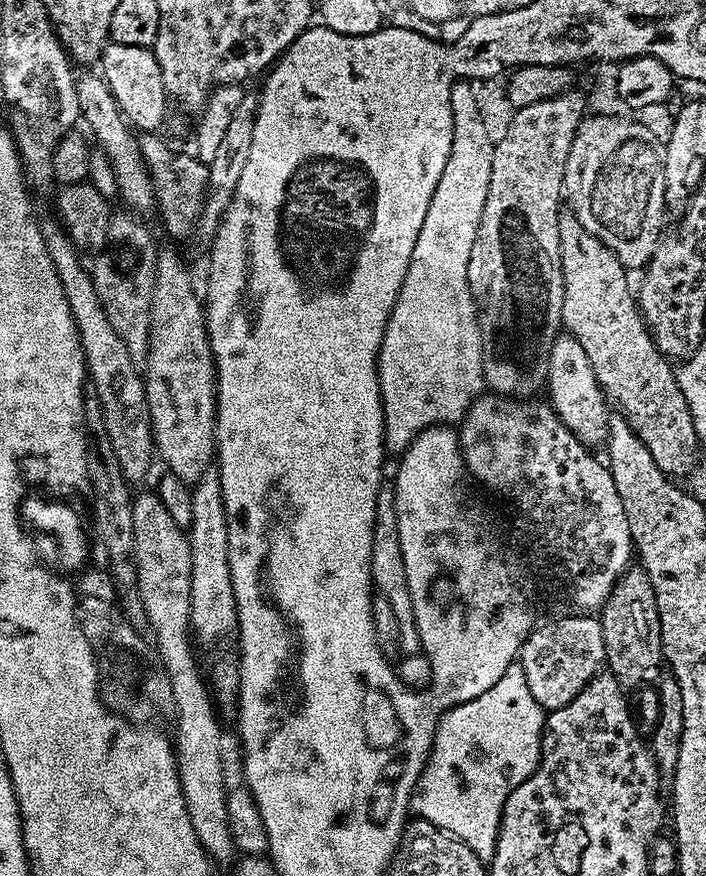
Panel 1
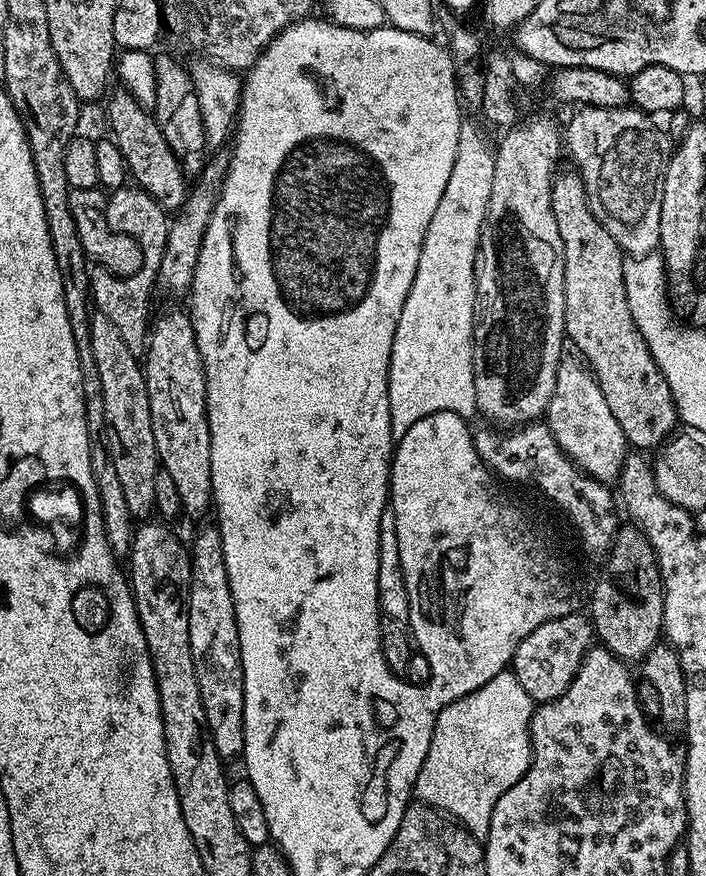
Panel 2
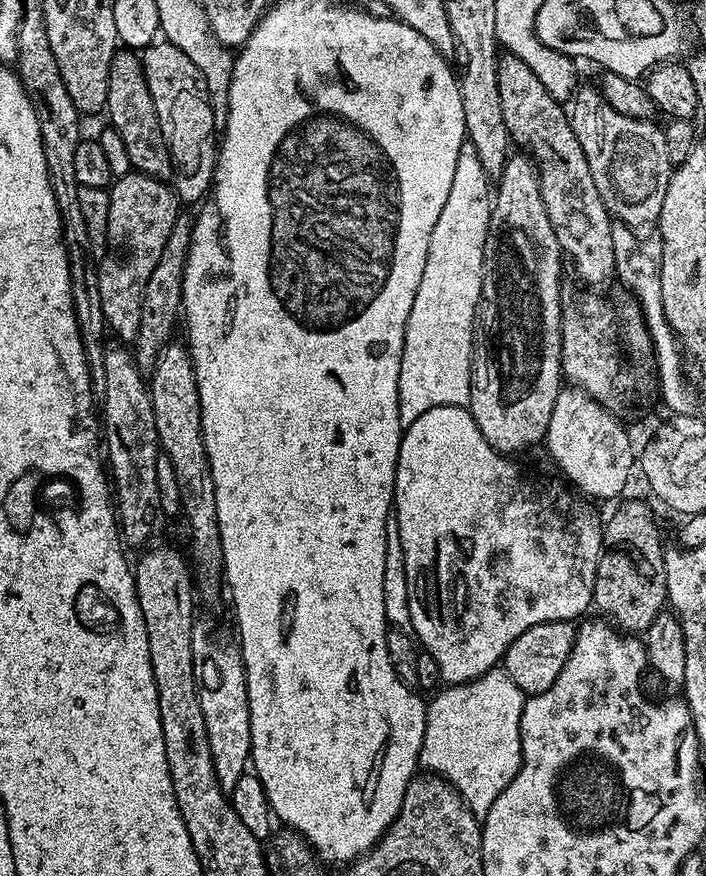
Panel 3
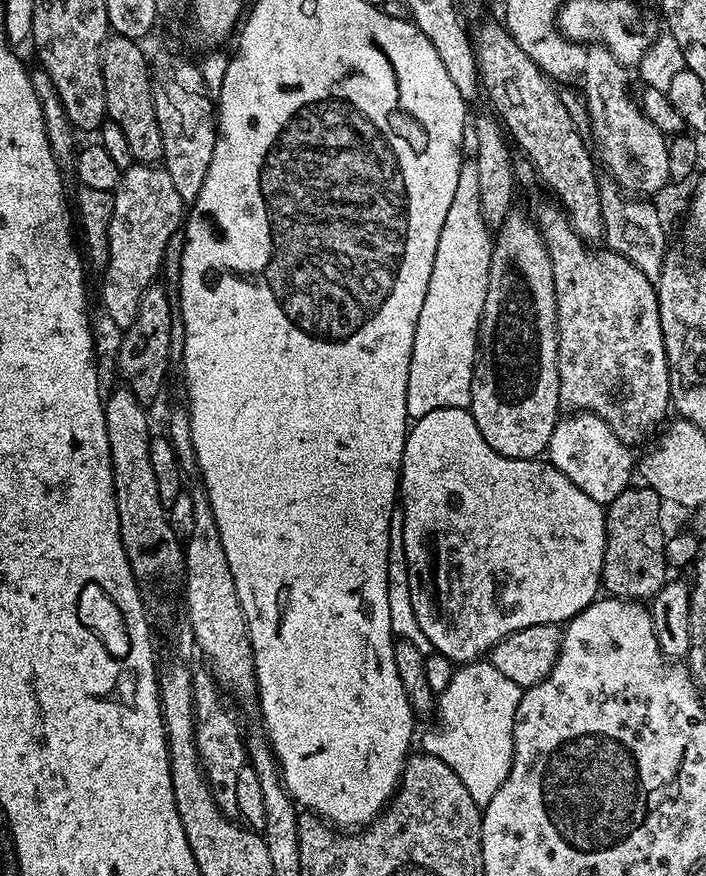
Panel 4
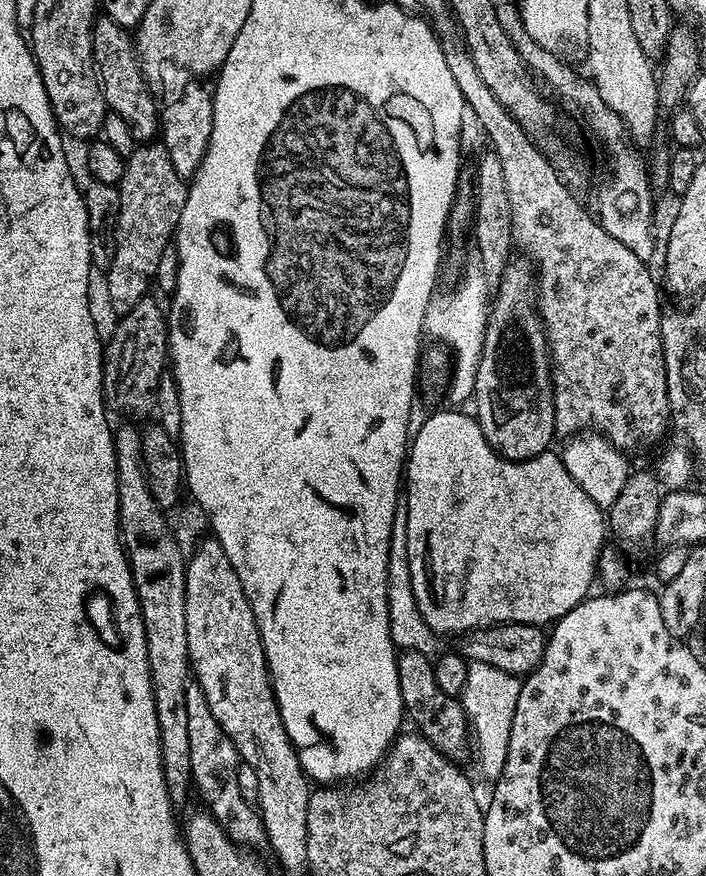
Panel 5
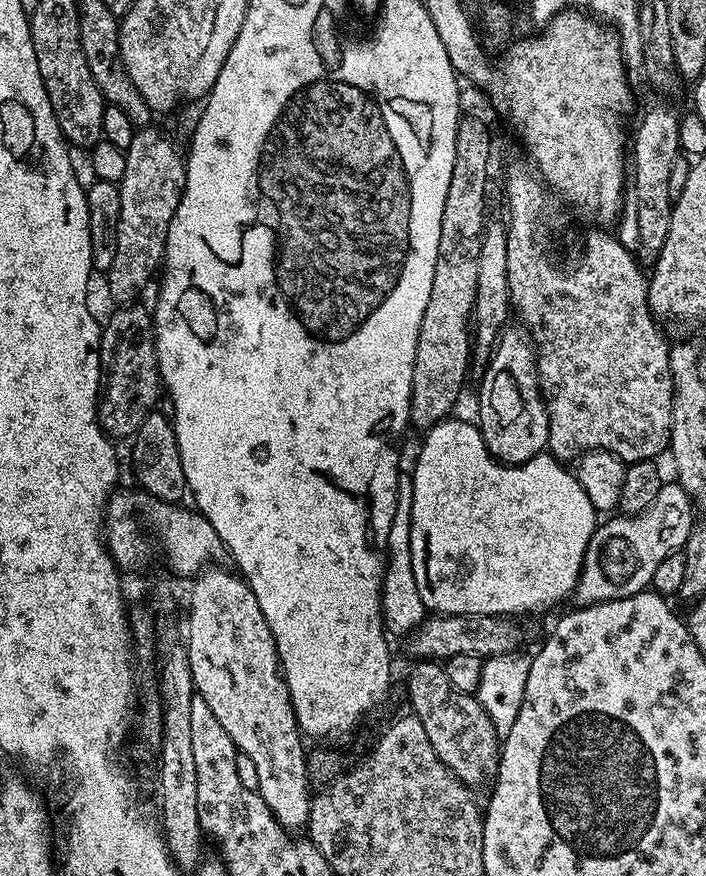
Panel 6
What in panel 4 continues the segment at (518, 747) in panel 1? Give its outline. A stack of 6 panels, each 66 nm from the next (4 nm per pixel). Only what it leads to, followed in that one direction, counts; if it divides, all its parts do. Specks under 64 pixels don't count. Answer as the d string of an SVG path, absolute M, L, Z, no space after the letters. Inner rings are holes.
M481 658L459 665L450 678L450 686L439 693L440 729L424 736L423 751L438 758L462 778L462 786L470 790L470 798L485 805L498 794L498 786L506 782L514 758L514 714L518 710L522 689L502 670Z

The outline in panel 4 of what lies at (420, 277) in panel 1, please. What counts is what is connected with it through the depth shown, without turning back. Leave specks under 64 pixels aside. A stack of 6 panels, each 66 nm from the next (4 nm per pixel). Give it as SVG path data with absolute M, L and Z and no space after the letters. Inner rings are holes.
M475 161L461 163L458 185L434 254L430 286L414 330L406 410L413 421L439 408L468 408L472 402L472 371L480 316L484 313L486 286L492 261L492 236L481 216L481 190Z

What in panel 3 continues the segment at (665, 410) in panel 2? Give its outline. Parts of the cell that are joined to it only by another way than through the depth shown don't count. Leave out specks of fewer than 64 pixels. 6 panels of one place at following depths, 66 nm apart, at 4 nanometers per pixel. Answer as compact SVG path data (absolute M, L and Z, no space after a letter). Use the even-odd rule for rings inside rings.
M509 54L501 55L496 69L498 70L498 98L502 102L502 118L506 122L506 130L510 130L513 141L515 141L519 147L520 144L524 147L521 149L536 161L536 166L540 169L540 193L542 194L542 202L546 206L546 214L550 218L550 226L554 226L554 234L560 243L561 253L563 253L567 259L568 256L572 259L572 264L576 267L577 274L588 283L588 286L596 286L592 284L604 284L610 278L612 280L616 271L614 243L611 238L611 228L614 223L614 217L606 210L606 206L602 202L602 194L598 194L598 186L594 186L594 174L590 174L590 166L586 162L586 154L582 154L582 146L579 144L578 138L574 134L572 121L569 113L566 111L565 105L551 96L550 92L546 90L546 86L544 86L542 82L539 81L538 76L534 74L534 71L531 70L529 66L526 66L526 63L520 61L518 57Z

